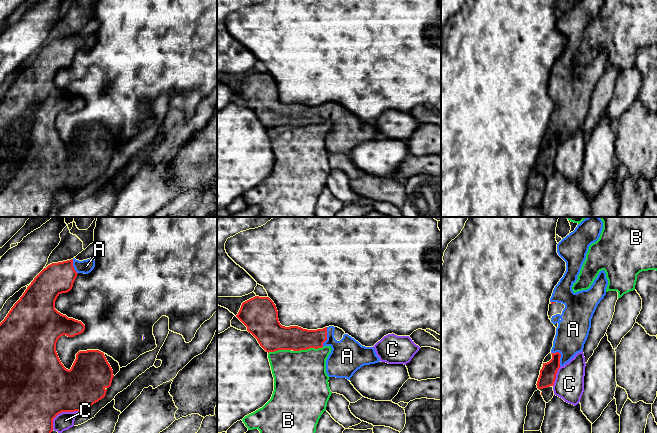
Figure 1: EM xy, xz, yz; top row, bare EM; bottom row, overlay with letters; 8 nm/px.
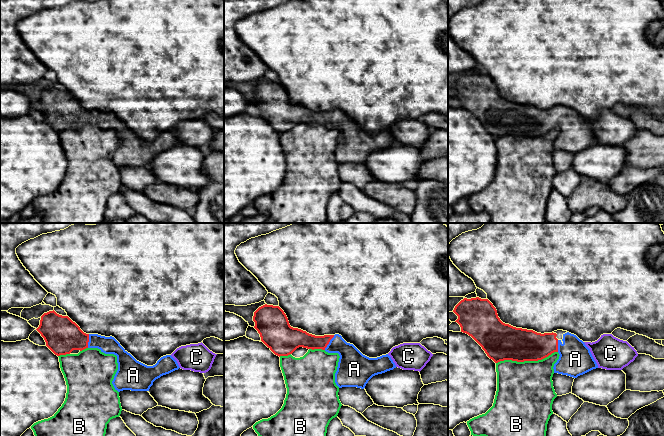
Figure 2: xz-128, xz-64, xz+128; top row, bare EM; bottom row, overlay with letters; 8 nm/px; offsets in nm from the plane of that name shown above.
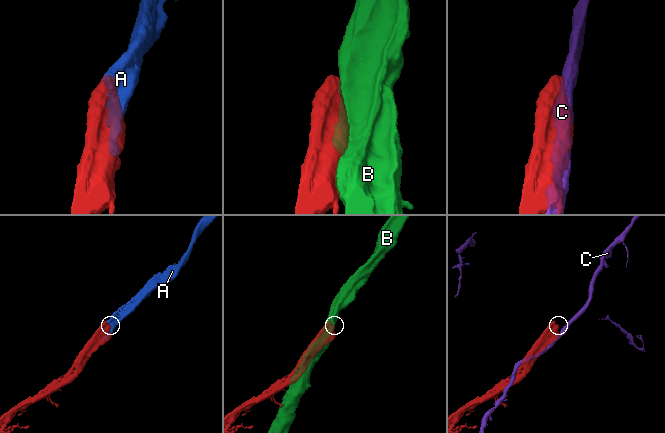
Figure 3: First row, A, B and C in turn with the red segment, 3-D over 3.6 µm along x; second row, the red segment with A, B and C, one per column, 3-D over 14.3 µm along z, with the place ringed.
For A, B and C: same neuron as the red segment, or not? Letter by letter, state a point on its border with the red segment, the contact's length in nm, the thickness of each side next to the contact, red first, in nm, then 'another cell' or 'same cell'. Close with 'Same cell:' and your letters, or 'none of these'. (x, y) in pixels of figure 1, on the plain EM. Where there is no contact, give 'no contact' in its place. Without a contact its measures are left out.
A: contact yz (560, 131); length 130 nm; calibres 130 and 260 nm; same cell
B: contact xz (307, 124); length 240 nm; calibres 200 and 420 nm; another cell
C: contact xy (61, 188); length 260 nm; calibres 500 and 140 nm; another cell
Same cell: A

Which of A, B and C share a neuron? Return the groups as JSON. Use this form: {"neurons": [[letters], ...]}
{"neurons": [["A"], ["B"], ["C"]]}

